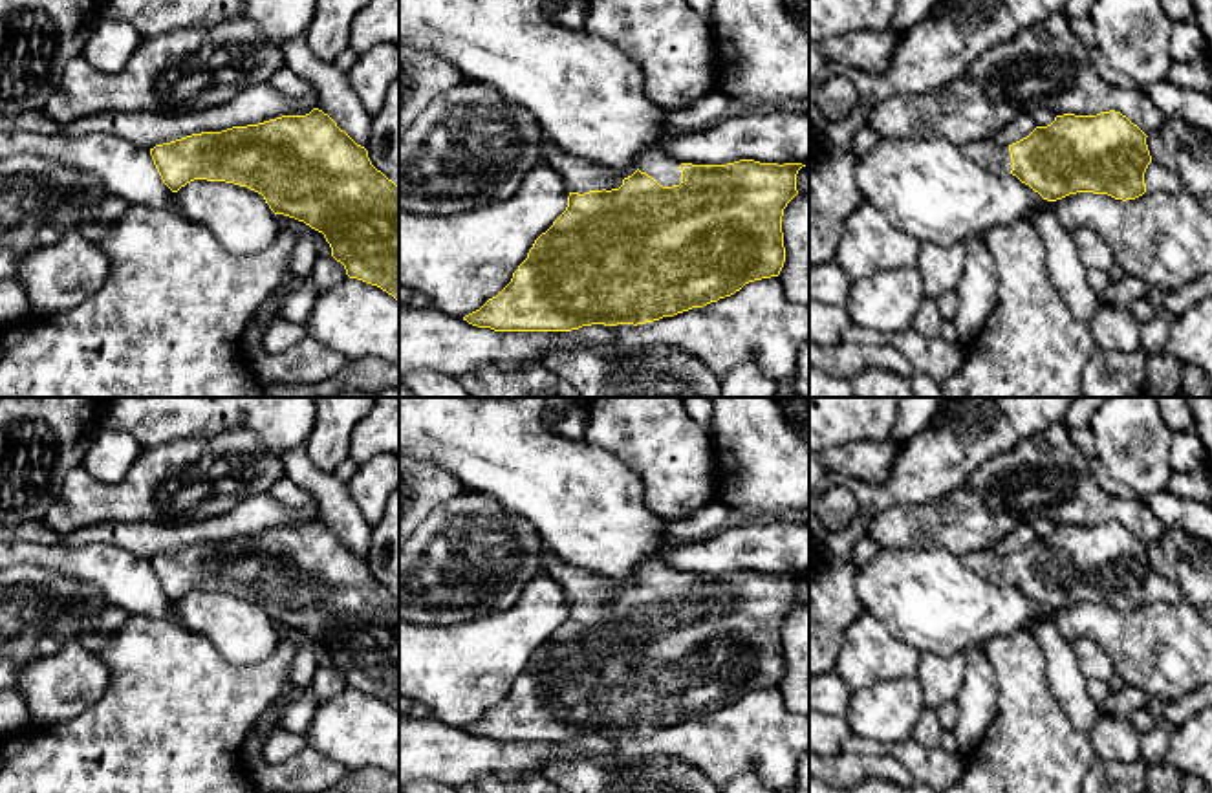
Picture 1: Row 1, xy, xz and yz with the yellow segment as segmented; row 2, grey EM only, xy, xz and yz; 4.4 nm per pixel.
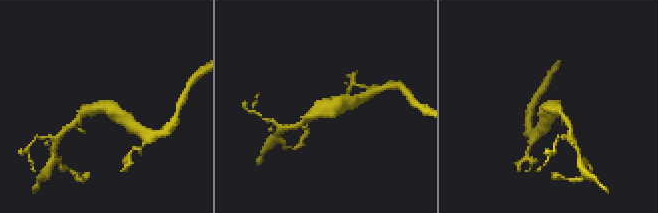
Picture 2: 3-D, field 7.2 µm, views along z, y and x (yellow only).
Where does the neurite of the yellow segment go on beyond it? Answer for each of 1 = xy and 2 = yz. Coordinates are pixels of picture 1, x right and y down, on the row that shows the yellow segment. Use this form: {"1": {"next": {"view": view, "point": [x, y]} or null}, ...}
{"1": {"next": null}, "2": {"next": {"view": "yz", "point": [993, 156]}}}

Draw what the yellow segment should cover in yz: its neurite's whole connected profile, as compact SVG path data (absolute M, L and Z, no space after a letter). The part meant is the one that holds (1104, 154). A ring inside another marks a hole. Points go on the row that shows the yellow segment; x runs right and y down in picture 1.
M1120 112L1097 115L1056 115L1047 126L1036 126L1027 137L1005 147L996 139L969 143L961 150L985 170L1016 176L1047 201L1077 192L1108 194L1135 200L1146 192L1144 172L1152 163L1146 134Z

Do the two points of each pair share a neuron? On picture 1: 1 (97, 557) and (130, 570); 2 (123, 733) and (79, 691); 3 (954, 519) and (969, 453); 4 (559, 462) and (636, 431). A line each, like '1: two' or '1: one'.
1: one
2: two
3: two
4: two

